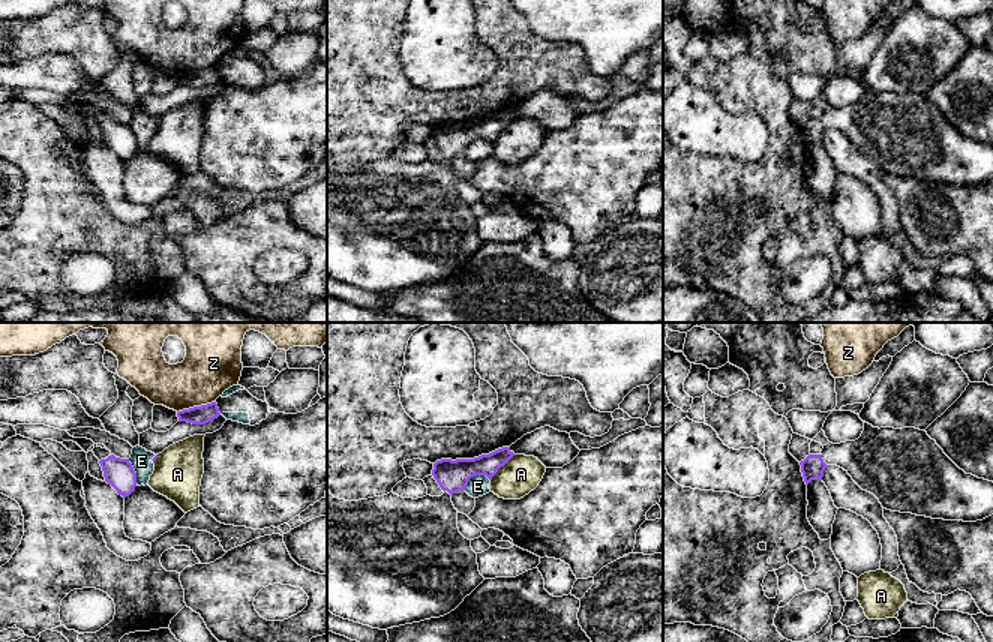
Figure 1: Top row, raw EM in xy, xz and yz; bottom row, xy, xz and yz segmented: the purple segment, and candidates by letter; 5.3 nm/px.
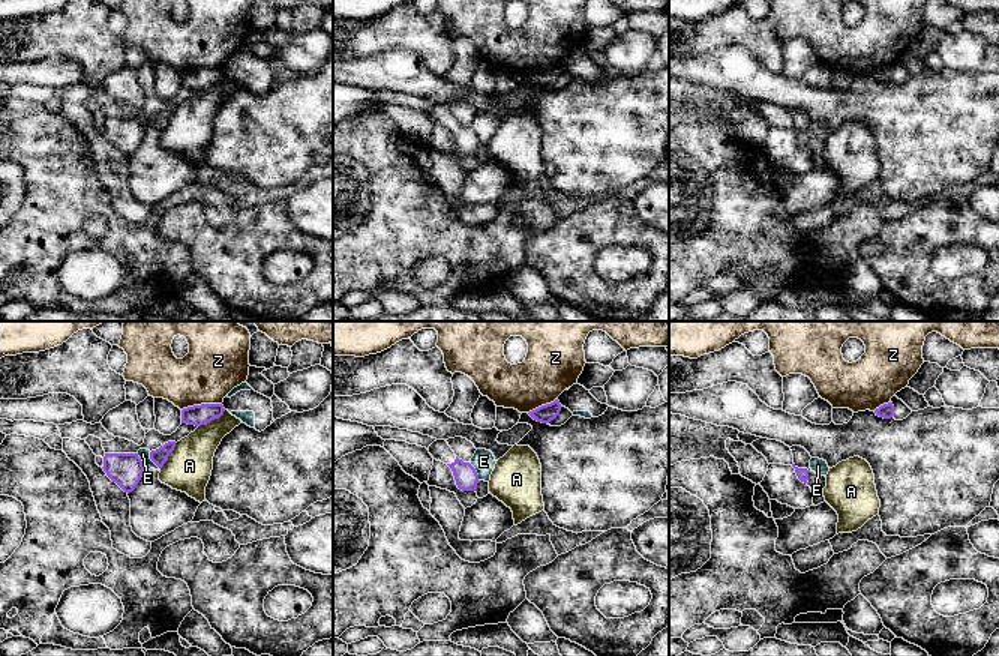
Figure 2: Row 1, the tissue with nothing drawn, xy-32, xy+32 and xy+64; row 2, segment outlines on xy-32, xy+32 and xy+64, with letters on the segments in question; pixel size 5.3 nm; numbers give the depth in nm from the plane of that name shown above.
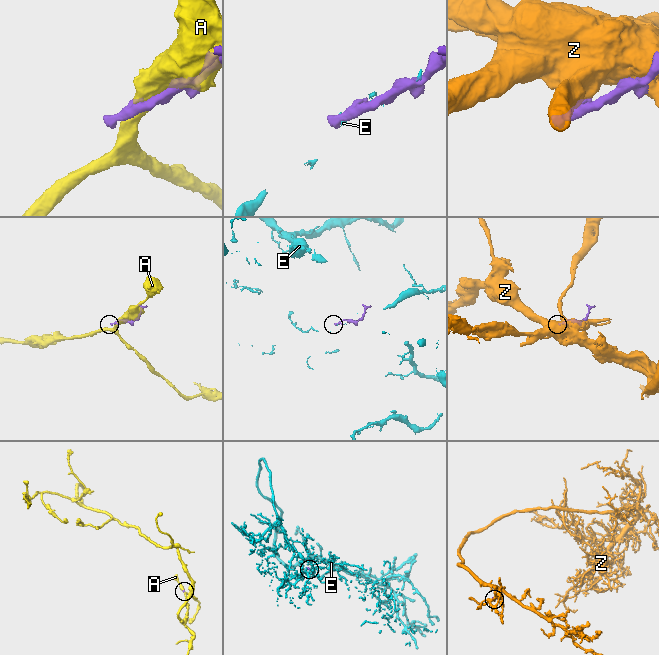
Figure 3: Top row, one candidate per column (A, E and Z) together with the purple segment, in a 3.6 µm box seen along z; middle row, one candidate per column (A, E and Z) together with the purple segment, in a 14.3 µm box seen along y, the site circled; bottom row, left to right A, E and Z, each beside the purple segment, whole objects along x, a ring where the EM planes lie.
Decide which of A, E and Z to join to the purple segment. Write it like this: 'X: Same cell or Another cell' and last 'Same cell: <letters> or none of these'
A: Another cell
E: Another cell
Z: Another cell
Same cell: none of these

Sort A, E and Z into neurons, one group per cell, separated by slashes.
A / E / Z

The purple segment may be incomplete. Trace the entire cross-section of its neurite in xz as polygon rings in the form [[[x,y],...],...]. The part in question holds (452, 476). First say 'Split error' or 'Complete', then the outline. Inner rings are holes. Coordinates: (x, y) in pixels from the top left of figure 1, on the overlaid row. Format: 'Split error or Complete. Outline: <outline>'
Split error. Outline: [[[502,447],[474,459],[436,460],[432,476],[444,492],[441,496],[412,500],[390,492],[345,501],[327,490],[327,610],[380,630],[454,610],[484,578],[478,572],[471,540],[459,532],[452,495],[465,490],[474,476],[492,480],[513,456],[510,447]]]

